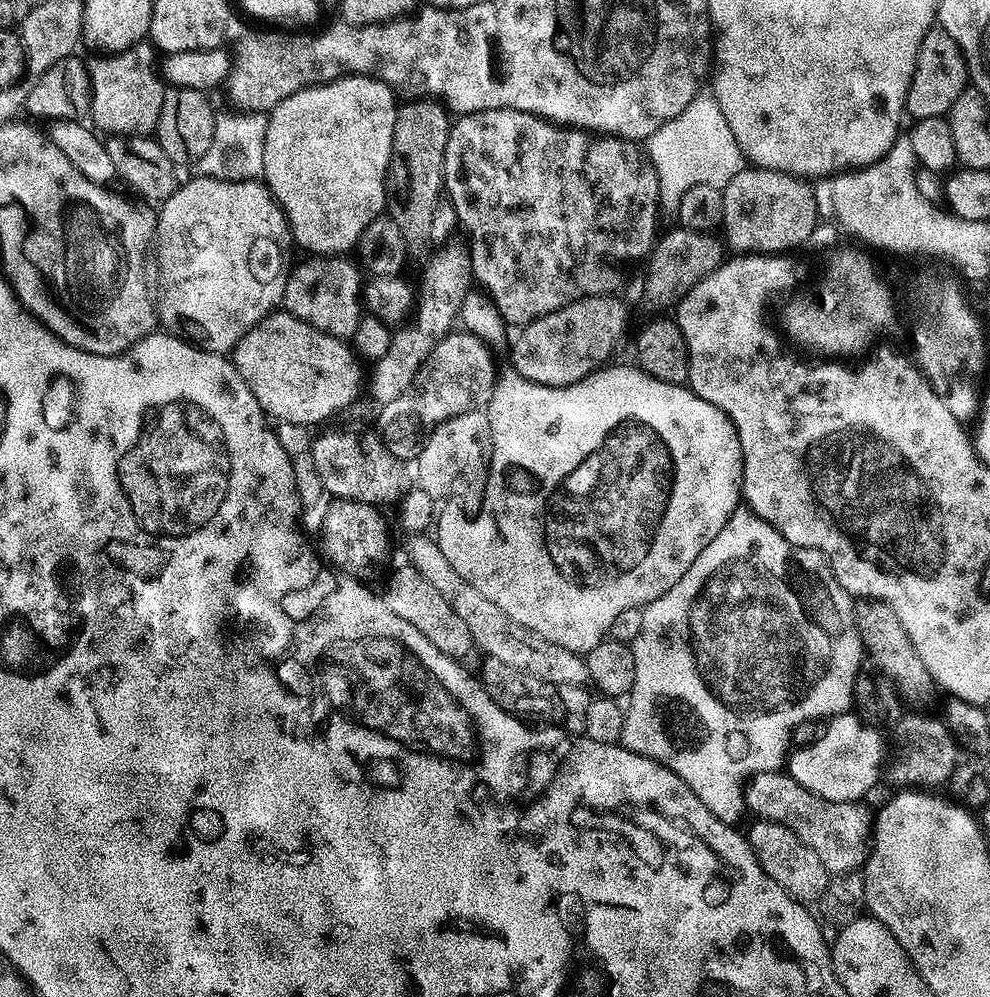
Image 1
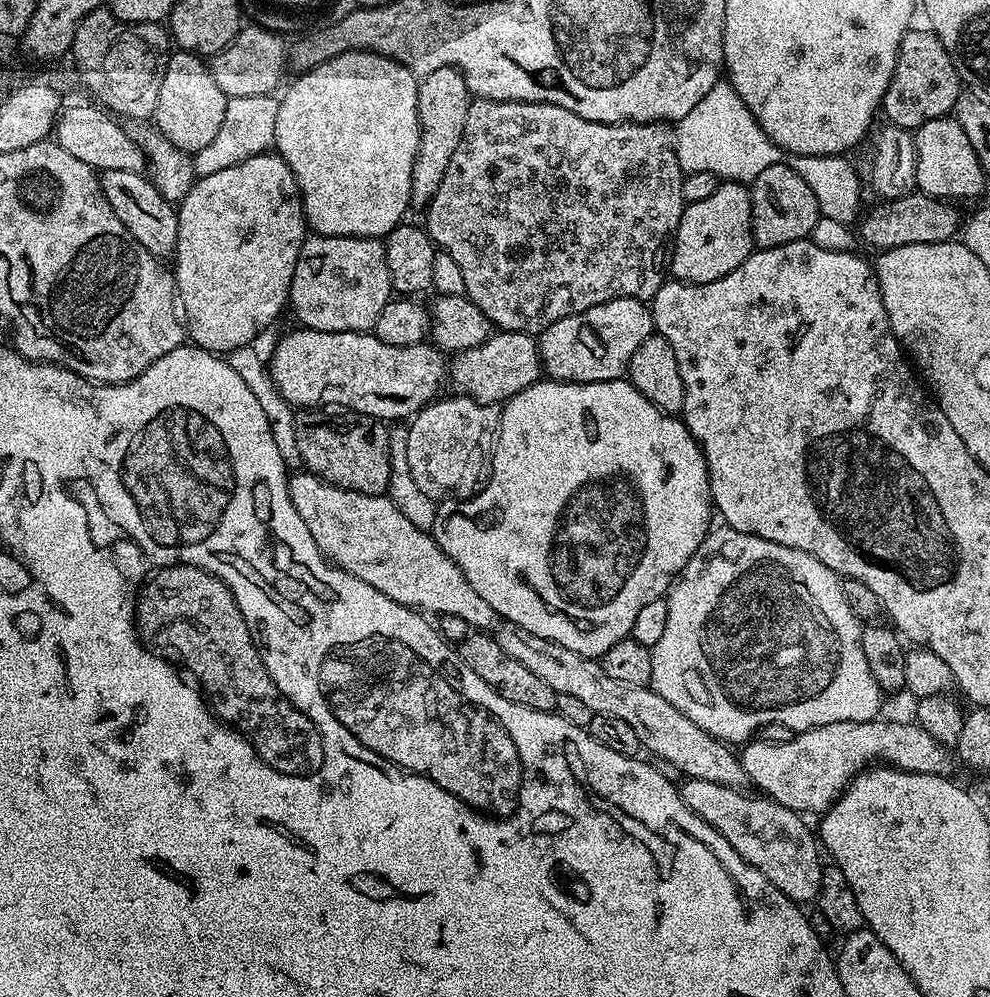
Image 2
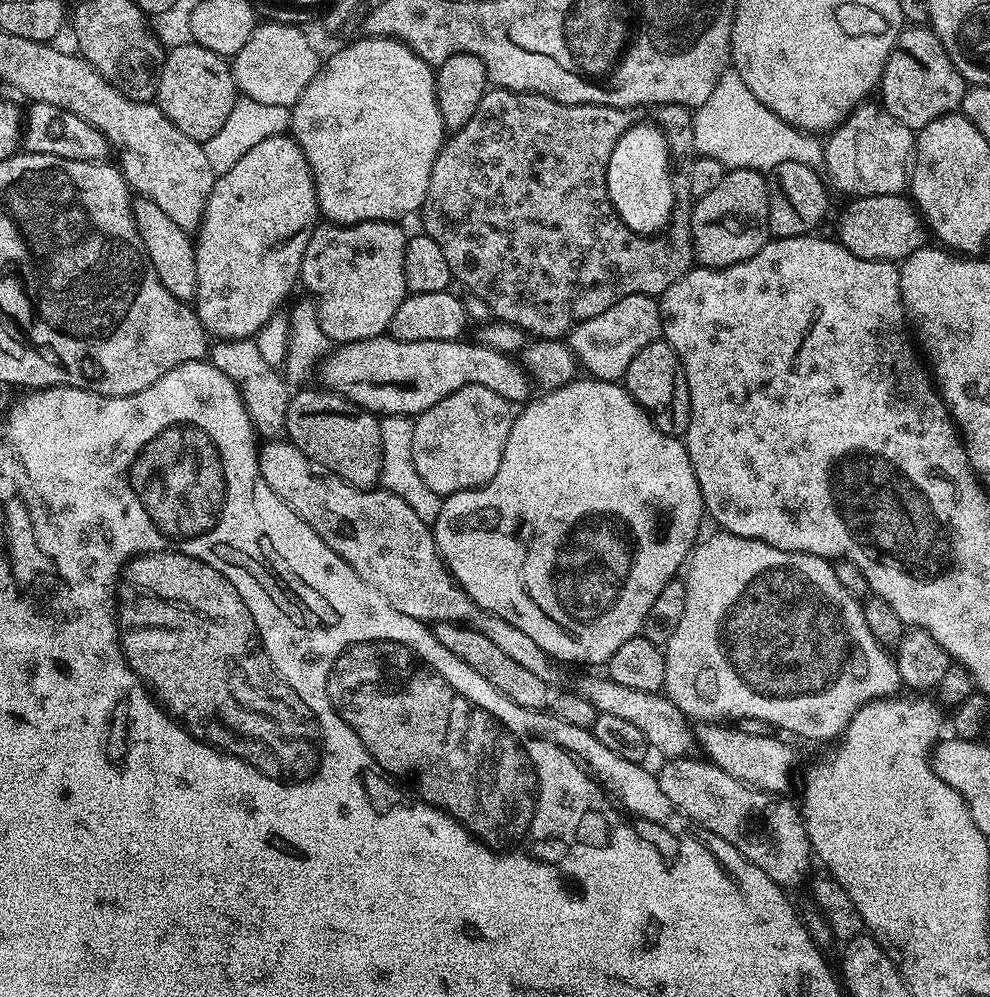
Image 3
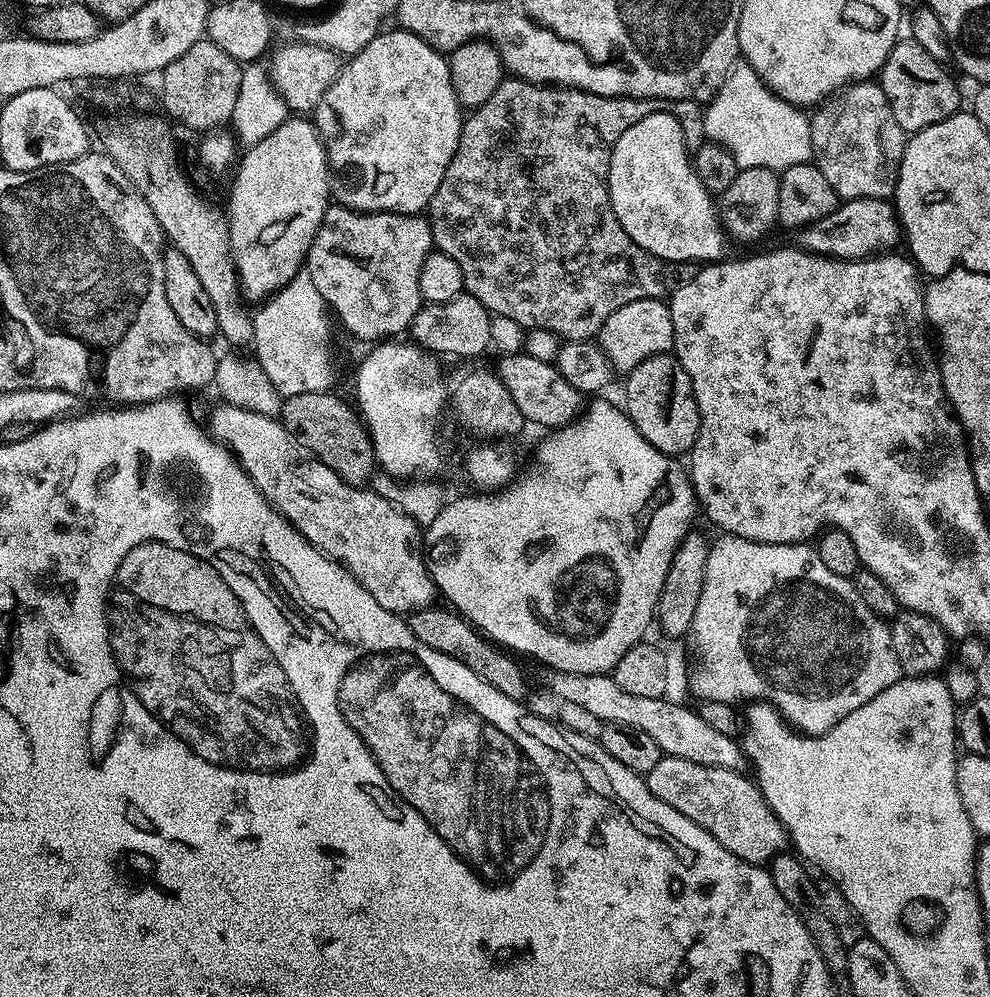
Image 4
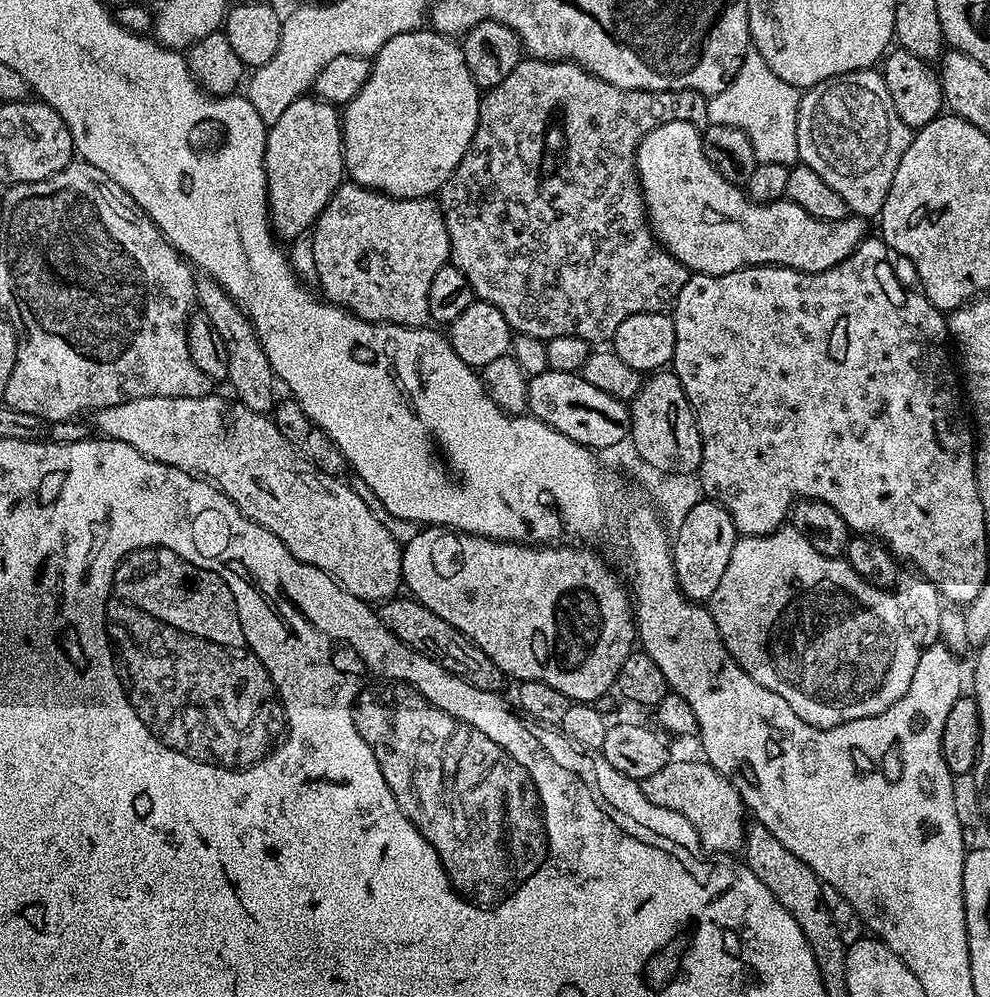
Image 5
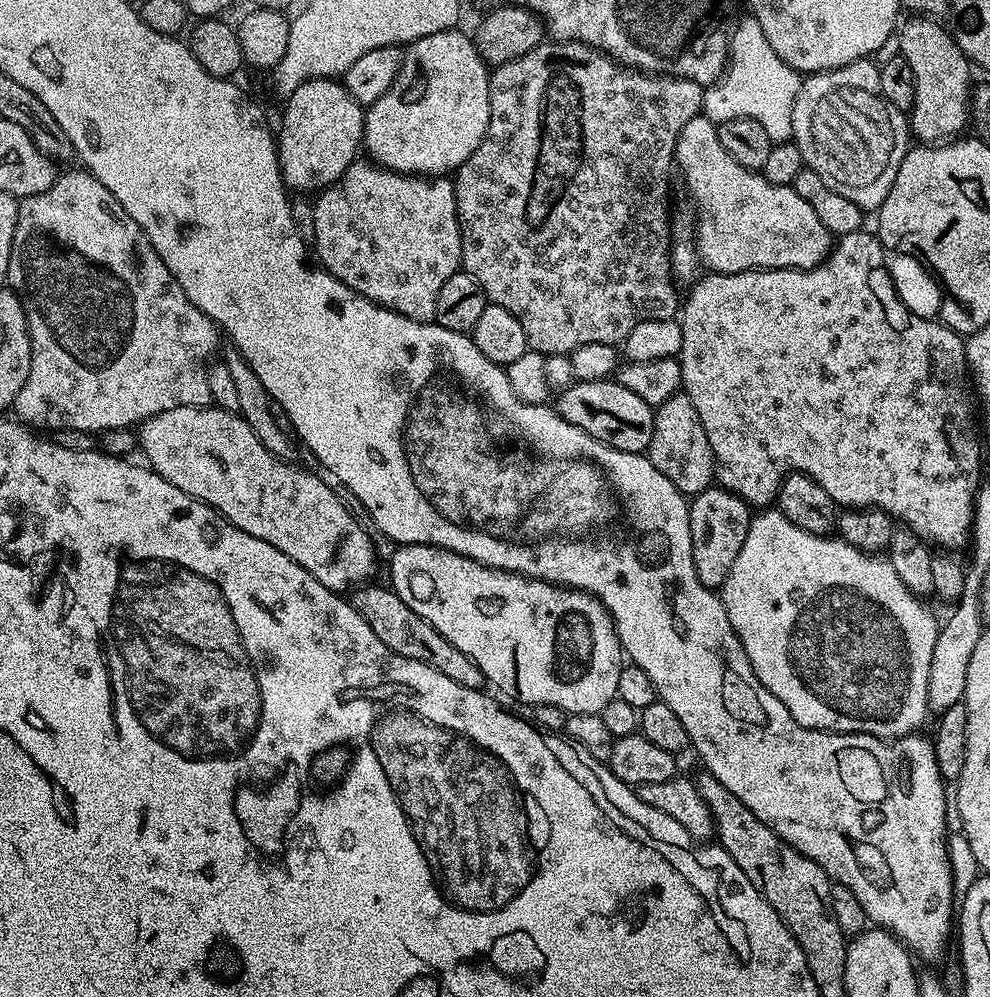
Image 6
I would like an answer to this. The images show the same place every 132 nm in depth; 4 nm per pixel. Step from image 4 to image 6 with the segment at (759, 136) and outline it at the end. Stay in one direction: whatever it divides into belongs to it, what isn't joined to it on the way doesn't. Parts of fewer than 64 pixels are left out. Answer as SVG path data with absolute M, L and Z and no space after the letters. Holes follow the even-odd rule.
M748 14L746 18L737 19L730 33L728 41L728 56L723 75L714 84L709 84L704 88L703 115L713 122L729 120L730 118L754 118L762 130L773 142L788 142L792 140L792 111L796 95L800 89L801 73L797 72L778 54L774 54L774 46L766 42L766 34L762 34L762 26L757 22L756 17Z

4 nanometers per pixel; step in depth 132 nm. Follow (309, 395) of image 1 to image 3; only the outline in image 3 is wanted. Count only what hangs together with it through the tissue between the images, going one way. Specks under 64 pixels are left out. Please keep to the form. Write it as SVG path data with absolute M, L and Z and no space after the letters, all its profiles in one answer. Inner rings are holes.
M385 334L376 336L373 340L359 340L337 347L333 356L327 361L327 364L329 363L327 387L335 390L343 399L345 396L352 403L349 405L365 412L379 414L381 417L415 418L420 413L430 410L430 406L442 402L442 398L454 394L454 390L462 390L462 386L471 384L486 386L486 390L502 394L502 398L509 400L513 406L523 405L531 397L528 395L531 394L532 388L534 389L533 381L525 371L523 363L515 355L494 350L483 342L471 344L468 338L446 342L402 342L394 339L391 334Z

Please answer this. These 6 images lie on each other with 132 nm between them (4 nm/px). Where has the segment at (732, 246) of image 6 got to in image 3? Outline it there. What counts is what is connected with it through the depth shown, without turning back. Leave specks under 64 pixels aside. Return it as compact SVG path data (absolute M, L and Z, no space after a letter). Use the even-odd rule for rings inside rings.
M641 122L626 130L622 138L614 146L608 163L608 197L612 199L612 209L620 216L620 220L631 232L640 236L655 237L668 224L672 216L672 168L668 165L670 149L664 137L663 128L652 122ZM907 195L858 196L847 203L840 212L834 236L850 254L867 260L903 262L914 250L925 247L926 225Z

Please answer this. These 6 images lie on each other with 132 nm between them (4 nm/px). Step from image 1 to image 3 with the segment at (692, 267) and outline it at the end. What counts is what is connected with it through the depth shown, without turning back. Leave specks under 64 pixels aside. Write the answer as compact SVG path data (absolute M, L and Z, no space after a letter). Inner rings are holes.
M734 168L725 171L722 183L710 194L699 197L692 208L692 250L695 259L705 268L729 268L738 262L746 262L762 246L766 246L770 230L770 202L768 201L768 182L763 171L755 168Z

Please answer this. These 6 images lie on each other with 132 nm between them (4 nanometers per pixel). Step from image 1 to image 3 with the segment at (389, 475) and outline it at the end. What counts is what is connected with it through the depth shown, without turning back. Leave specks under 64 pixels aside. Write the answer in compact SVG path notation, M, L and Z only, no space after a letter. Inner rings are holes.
M308 388L305 392L293 391L291 400L286 410L284 432L287 439L295 448L302 450L314 462L323 466L325 473L337 476L339 480L344 480L347 484L352 484L356 488L372 490L380 483L380 471L382 470L383 446L382 430L380 420L371 412L363 410L348 410L352 412L328 412L328 404L338 400L337 393L332 390L315 392Z

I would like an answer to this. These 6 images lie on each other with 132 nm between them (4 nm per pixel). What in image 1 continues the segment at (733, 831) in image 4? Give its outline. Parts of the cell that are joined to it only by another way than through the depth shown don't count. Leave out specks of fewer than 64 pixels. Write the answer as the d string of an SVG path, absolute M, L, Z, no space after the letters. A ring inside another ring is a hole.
M763 818L751 822L753 824L746 828L748 845L754 850L762 870L766 870L766 874L770 874L770 878L774 878L774 882L778 882L778 886L782 886L782 890L786 890L786 894L793 896L800 904L815 905L822 898L822 890L826 890L830 875L826 866L822 866L818 854L814 854L814 850L810 850L810 846L806 846L794 830L786 830L786 826L778 822Z

